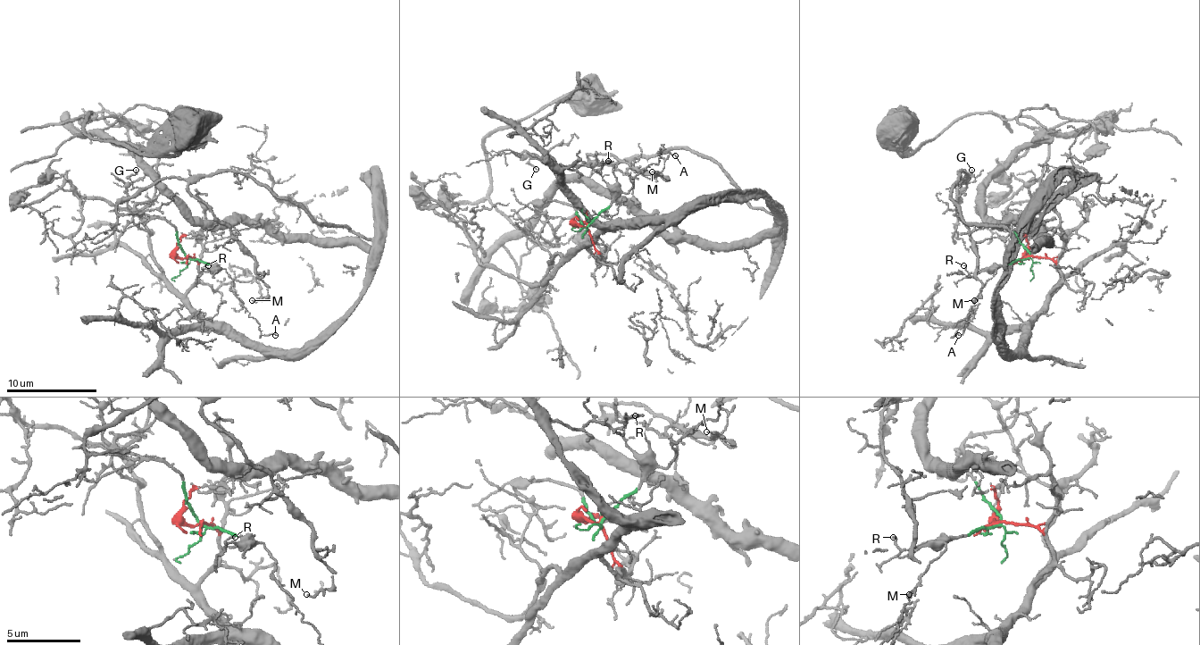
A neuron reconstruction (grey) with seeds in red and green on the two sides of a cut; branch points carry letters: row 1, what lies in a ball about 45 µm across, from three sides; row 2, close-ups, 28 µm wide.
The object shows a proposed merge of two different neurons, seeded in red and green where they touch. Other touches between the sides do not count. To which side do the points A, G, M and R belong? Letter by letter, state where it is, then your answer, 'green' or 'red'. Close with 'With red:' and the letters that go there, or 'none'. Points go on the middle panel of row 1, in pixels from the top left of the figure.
A: (675, 155) | green
G: (536, 169) | red
M: (652, 171) | red
R: (608, 161) | green
With red: G, M

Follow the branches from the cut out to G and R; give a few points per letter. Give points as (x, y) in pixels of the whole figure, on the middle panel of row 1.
G: (586, 226), (599, 257), (586, 248), (608, 228), (772, 208), (689, 149), (532, 156), (537, 170)
R: (586, 226), (611, 204), (612, 188), (602, 171), (602, 163), (608, 161)

